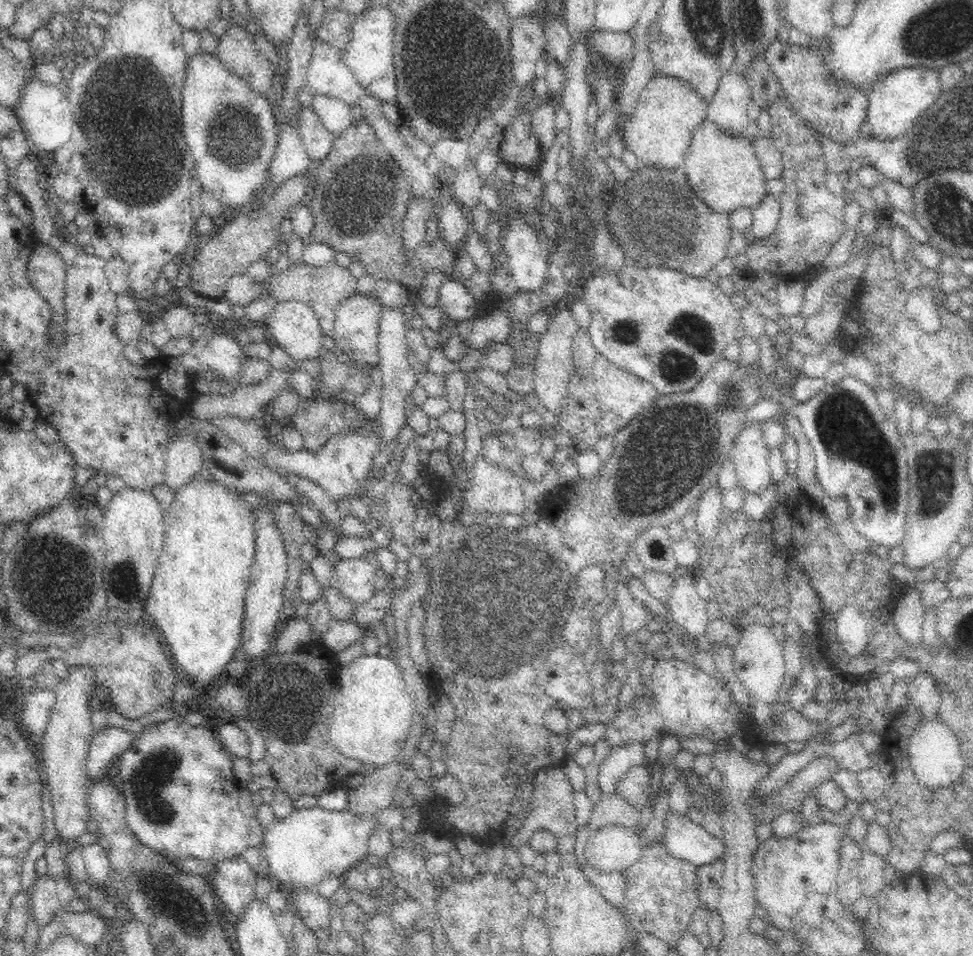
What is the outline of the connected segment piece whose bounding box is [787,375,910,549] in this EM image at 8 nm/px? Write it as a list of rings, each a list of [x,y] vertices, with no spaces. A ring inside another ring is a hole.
[[[846,375],[836,384],[827,384],[816,398],[800,403],[787,414],[799,418],[814,447],[816,479],[824,491],[837,500],[847,502],[850,518],[864,538],[892,549],[901,544],[906,532],[910,484],[904,436],[899,434],[896,416],[891,414],[889,417],[883,412],[885,400],[884,396],[856,376]]]

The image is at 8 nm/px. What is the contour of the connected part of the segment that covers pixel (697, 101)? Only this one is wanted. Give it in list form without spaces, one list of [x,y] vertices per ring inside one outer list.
[[[656,74],[648,81],[634,114],[620,128],[622,145],[638,156],[637,162],[652,168],[682,170],[692,132],[706,118],[706,102],[692,88],[689,82],[665,74]]]

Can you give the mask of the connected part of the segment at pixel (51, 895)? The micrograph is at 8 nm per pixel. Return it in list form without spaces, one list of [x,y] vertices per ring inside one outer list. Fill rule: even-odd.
[[[46,874],[38,877],[33,886],[33,912],[40,928],[50,922],[50,916],[59,907],[57,900],[58,880],[60,879],[54,879]]]

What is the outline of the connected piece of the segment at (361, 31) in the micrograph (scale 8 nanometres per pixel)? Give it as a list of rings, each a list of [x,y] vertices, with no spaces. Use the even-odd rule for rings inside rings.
[[[390,6],[372,7],[357,16],[351,27],[351,39],[348,50],[342,54],[344,62],[352,69],[354,76],[365,90],[383,104],[397,104],[397,78],[394,64],[394,39],[397,15]]]

